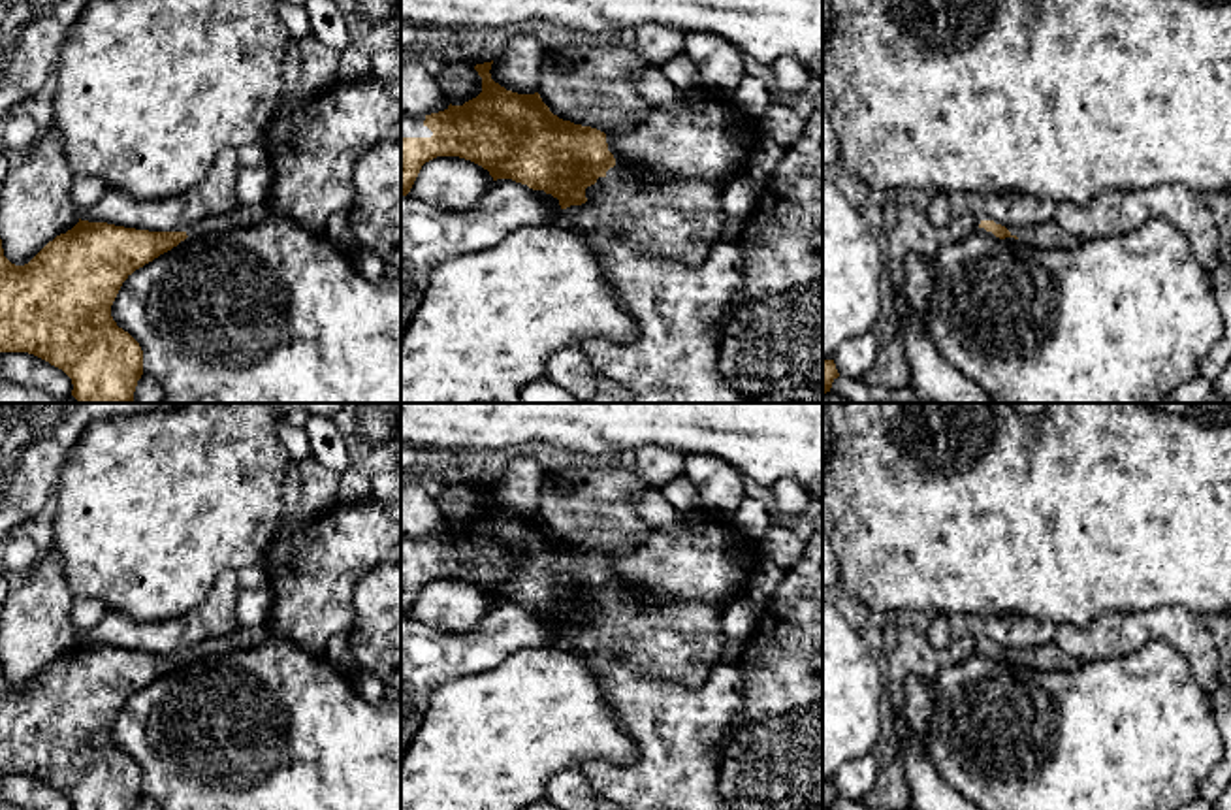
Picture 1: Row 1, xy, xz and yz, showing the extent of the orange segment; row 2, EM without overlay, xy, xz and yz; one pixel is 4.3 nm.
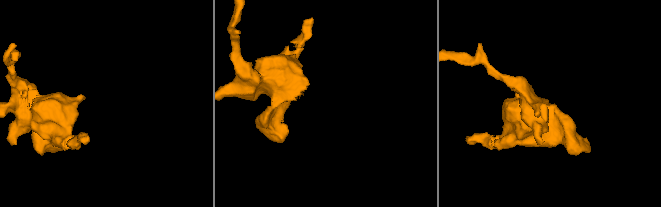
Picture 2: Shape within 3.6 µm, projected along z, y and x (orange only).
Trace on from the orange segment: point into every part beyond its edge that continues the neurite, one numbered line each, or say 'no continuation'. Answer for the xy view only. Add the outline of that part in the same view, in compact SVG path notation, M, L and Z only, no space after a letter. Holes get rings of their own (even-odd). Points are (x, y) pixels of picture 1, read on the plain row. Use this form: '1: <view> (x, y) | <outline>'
1: xy (313, 571) | M373 497L329 510L271 541L262 567L273 593L264 627L190 648L188 659L224 650L248 650L282 637L311 654L354 624L354 591L376 565L401 563L401 524Z

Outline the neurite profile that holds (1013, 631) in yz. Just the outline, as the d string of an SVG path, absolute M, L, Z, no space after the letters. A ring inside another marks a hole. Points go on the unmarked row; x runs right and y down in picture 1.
M935 614L924 633L930 644L945 650L960 639L994 642L1007 652L1035 652L1052 646L1056 624L1039 622L1026 614Z

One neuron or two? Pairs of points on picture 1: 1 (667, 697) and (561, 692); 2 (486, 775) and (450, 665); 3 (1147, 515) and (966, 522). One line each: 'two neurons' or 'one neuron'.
1: two neurons
2: two neurons
3: one neuron

